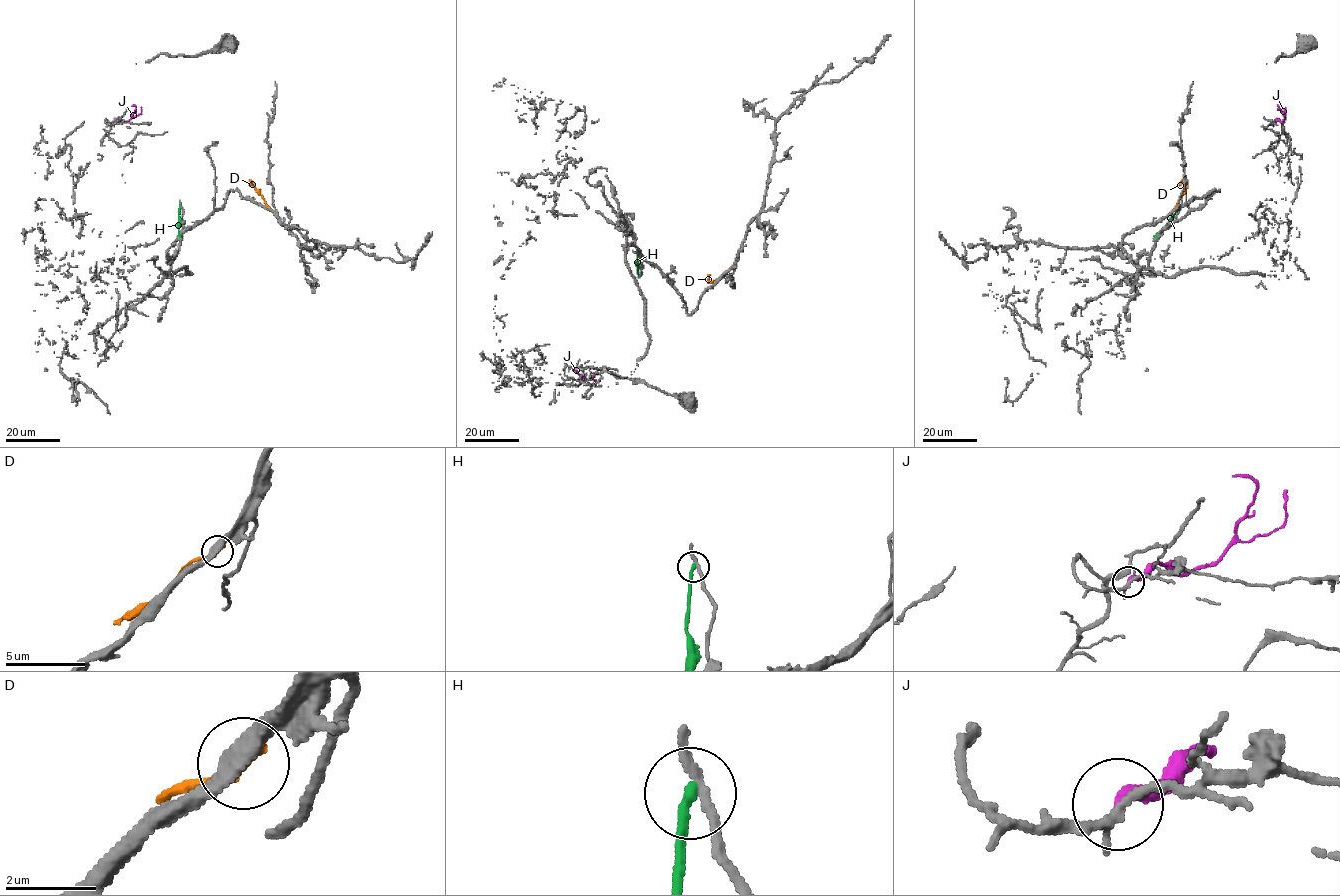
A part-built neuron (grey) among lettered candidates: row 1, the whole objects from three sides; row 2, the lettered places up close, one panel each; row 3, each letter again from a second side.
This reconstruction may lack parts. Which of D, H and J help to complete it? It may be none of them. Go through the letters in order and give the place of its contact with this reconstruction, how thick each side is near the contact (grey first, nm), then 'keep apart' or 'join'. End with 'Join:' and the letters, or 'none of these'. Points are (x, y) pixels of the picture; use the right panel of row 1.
D: meets grey at (1174, 209); 440 nm thick on the grey side, 240 nm on the other; keep apart
H: meets grey at (1182, 204); 180 nm thick on the grey side, 200 nm on the other; keep apart
J: meets grey at (1273, 123); 200 nm thick on the grey side, 280 nm on the other; keep apart
Join: none of these

